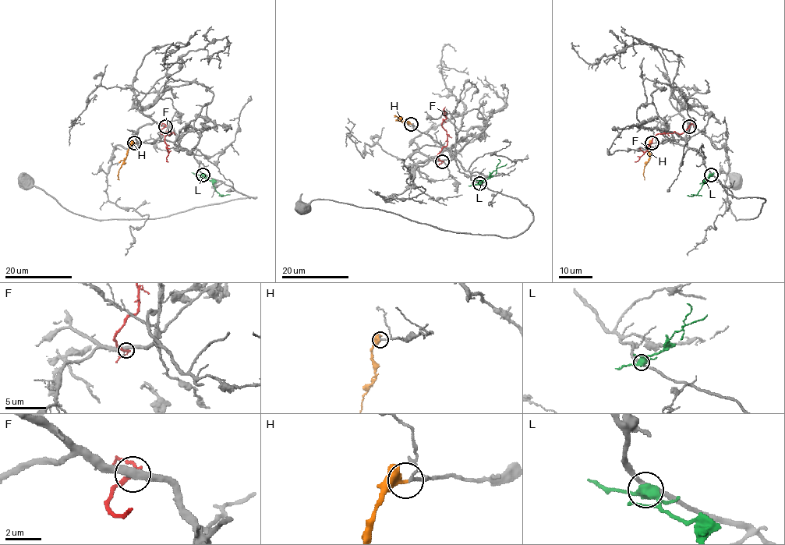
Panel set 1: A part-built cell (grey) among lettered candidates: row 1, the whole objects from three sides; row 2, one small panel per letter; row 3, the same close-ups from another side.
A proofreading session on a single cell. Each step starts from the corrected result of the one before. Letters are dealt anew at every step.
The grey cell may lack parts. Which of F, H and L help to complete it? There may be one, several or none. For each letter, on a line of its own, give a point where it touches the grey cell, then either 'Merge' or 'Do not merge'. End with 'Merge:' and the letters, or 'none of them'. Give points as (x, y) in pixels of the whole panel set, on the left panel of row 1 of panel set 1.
F: Touches grey at (165, 126). Do not merge
H: Touches grey at (134, 143). Merge
L: Touches grey at (203, 175). Merge
Merge: H, L

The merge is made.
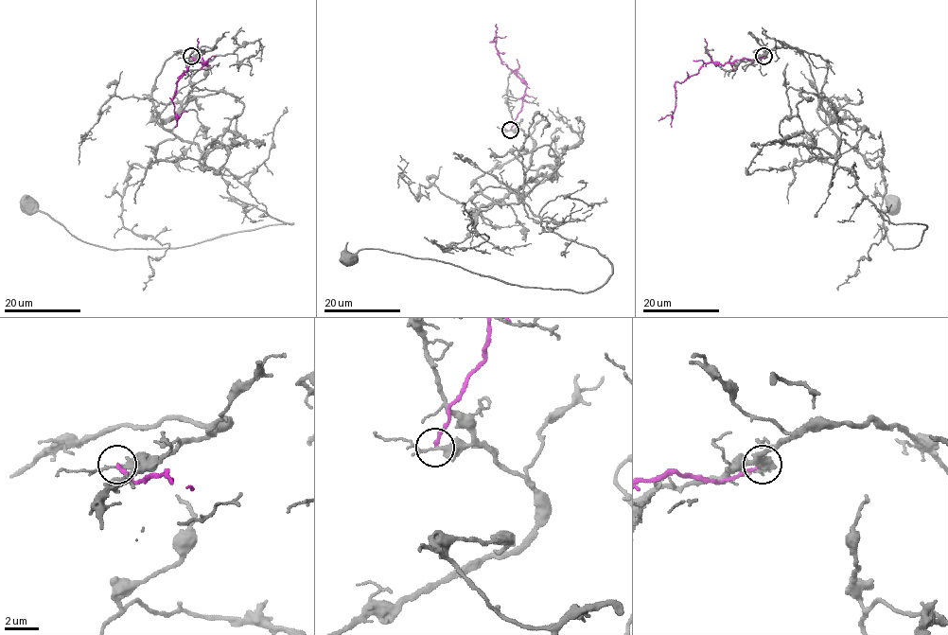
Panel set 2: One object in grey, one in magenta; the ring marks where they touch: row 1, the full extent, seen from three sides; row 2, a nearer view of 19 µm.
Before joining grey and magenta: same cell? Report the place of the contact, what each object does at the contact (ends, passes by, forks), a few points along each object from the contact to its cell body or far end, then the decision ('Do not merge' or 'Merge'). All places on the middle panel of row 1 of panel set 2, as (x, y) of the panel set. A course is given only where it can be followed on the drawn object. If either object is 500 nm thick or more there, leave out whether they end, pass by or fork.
Place: (510, 130). At the ring grey forks. At the ring magenta ends. Course of grey: (511, 130), (533, 148), (471, 184), (595, 248), (610, 263), (605, 283), (524, 288), (381, 249), (348, 259). Course of magenta: (510, 130), (520, 110), (526, 85), (500, 62), (496, 40), (492, 41), (506, 36). Do not merge

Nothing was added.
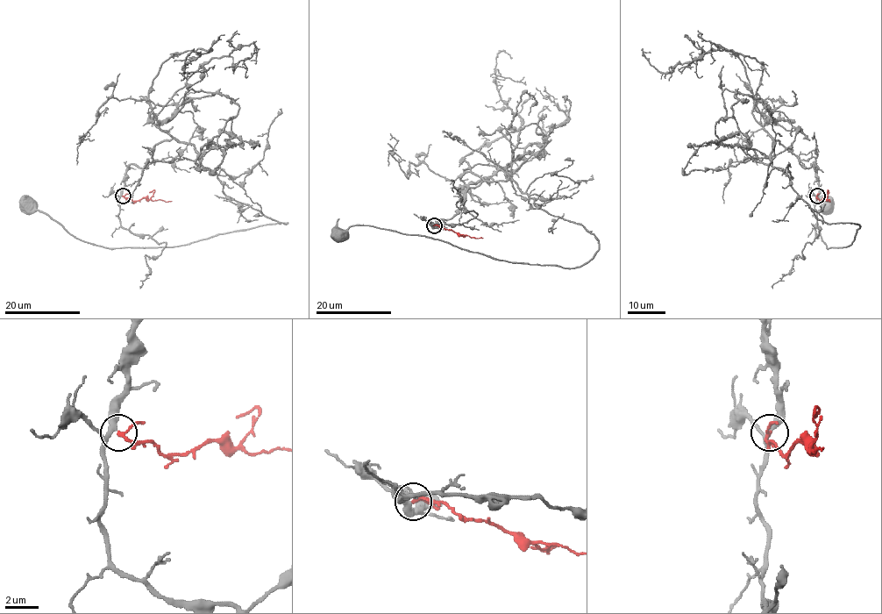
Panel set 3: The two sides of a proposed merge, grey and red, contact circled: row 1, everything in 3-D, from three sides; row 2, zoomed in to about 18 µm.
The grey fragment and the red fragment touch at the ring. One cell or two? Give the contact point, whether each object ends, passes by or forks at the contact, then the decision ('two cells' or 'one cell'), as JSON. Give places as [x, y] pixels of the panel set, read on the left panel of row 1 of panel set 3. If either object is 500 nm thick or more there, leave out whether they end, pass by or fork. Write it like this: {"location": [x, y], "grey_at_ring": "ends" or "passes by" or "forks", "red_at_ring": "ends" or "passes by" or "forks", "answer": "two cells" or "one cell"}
{"location": [123, 196], "grey_at_ring": "forks", "red_at_ring": "passes by", "answer": "one cell"}

